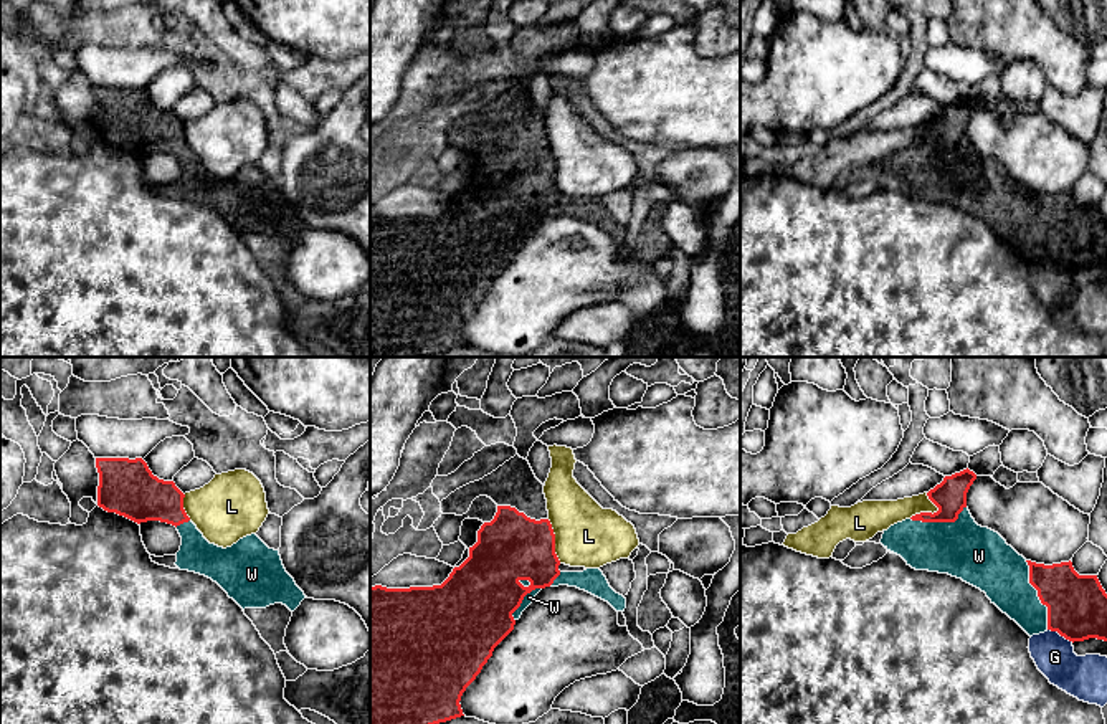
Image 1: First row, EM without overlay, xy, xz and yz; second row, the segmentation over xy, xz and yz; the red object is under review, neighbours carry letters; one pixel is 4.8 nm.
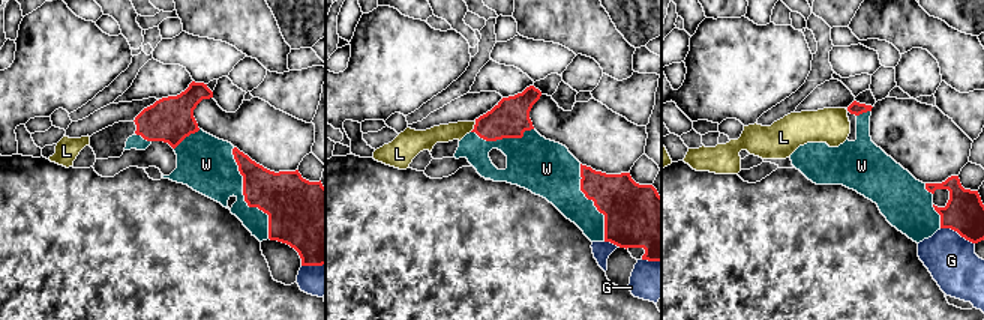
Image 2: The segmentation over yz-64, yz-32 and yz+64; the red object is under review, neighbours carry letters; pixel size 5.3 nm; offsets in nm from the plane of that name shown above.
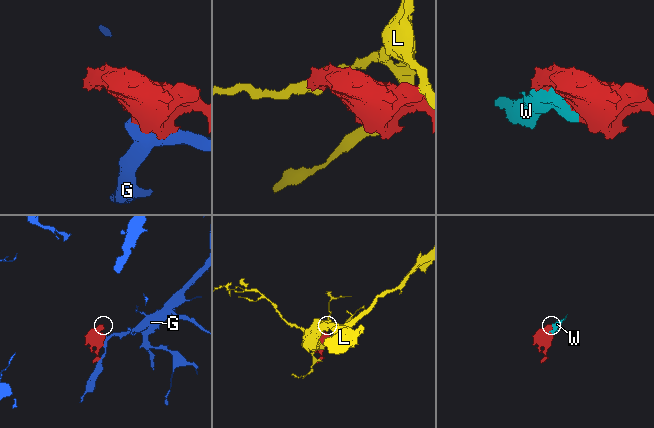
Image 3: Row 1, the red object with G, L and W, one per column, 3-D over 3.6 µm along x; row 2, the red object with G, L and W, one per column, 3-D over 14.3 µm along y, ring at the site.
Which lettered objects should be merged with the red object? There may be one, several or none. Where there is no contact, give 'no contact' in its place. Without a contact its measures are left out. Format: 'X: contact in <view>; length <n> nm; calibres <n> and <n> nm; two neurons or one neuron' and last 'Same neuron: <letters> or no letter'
G: contact in yz; length 140 nm; calibres 280 and 200 nm; two neurons
L: contact in yz; length 160 nm; calibres 160 and 160 nm; two neurons
W: contact in yz; length 360 nm; calibres 280 and 260 nm; one neuron
Same neuron: W

